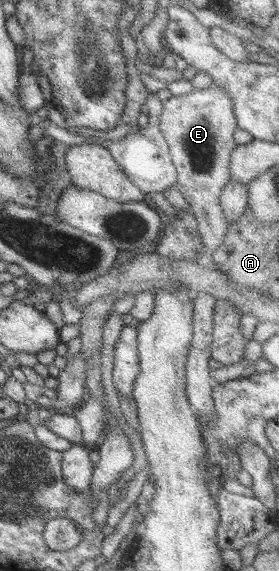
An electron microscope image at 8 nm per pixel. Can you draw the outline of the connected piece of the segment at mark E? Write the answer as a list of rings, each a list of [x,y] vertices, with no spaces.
[[[212,84],[205,90],[193,88],[190,93],[171,96],[162,103],[158,119],[159,130],[175,168],[173,186],[189,206],[200,243],[212,252],[219,247],[228,226],[220,211],[219,197],[222,187],[229,182],[228,163],[230,153],[236,147],[232,139],[236,124],[230,101]]]

